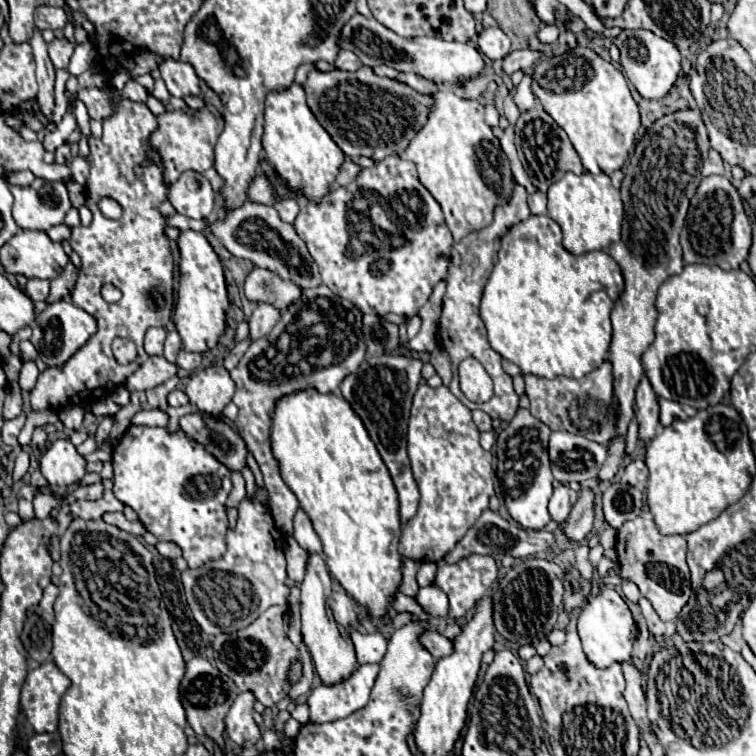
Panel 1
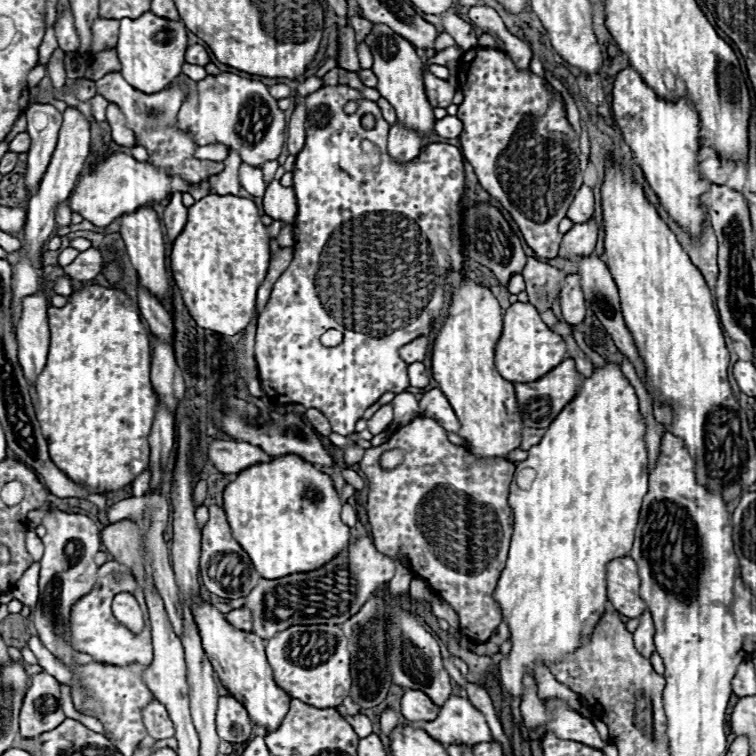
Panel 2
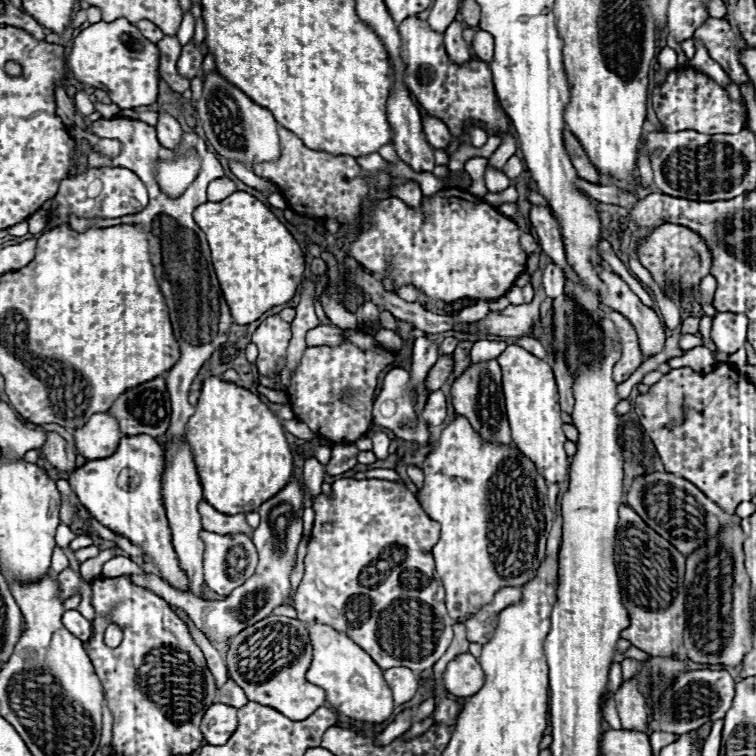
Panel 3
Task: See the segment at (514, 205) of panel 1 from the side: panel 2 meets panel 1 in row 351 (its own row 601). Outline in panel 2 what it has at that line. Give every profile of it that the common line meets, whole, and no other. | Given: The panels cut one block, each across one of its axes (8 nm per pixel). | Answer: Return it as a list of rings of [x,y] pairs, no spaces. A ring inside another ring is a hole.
[[[422,416],[398,428],[388,442],[368,448],[360,460],[370,484],[366,510],[376,548],[390,558],[404,554],[414,576],[430,582],[458,614],[460,630],[476,642],[486,642],[502,620],[492,592],[512,536],[508,490],[514,468],[504,458],[490,462],[474,458],[452,444],[436,420]],[[390,448],[402,450],[404,462],[394,470],[382,470],[378,458]]]

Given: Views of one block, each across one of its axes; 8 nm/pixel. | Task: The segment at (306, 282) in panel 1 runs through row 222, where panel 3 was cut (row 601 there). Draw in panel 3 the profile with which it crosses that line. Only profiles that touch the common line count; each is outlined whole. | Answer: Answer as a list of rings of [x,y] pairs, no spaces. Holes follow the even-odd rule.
[[[290,480],[272,500],[266,500],[260,508],[260,526],[254,530],[254,544],[260,554],[260,562],[256,566],[256,572],[238,588],[232,590],[230,596],[222,600],[202,600],[190,592],[174,590],[168,582],[164,582],[158,576],[128,576],[134,584],[140,584],[156,594],[160,594],[168,604],[178,606],[188,612],[188,616],[194,620],[194,624],[208,636],[208,640],[224,642],[224,638],[236,636],[236,632],[242,632],[248,628],[248,624],[256,624],[258,620],[272,614],[274,608],[282,606],[290,596],[290,572],[296,562],[296,546],[302,538],[302,504],[304,504],[304,488],[300,482]]]

